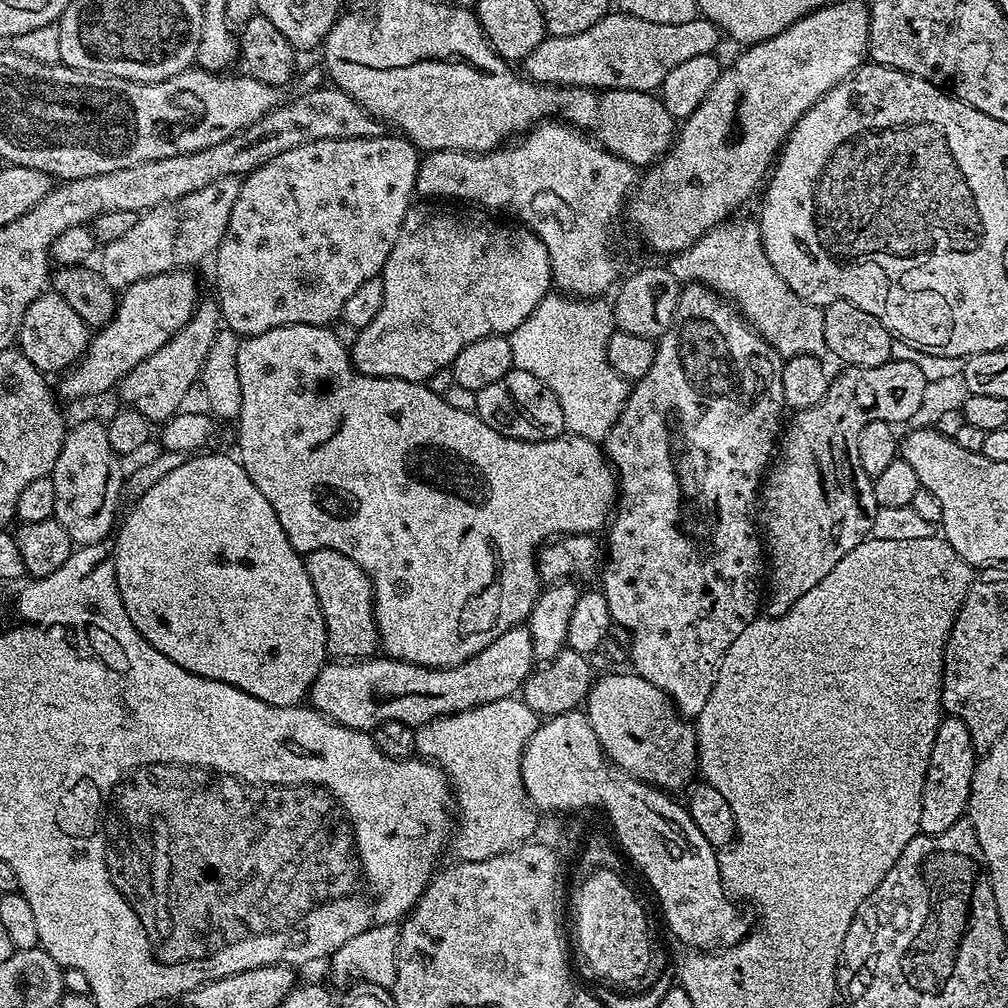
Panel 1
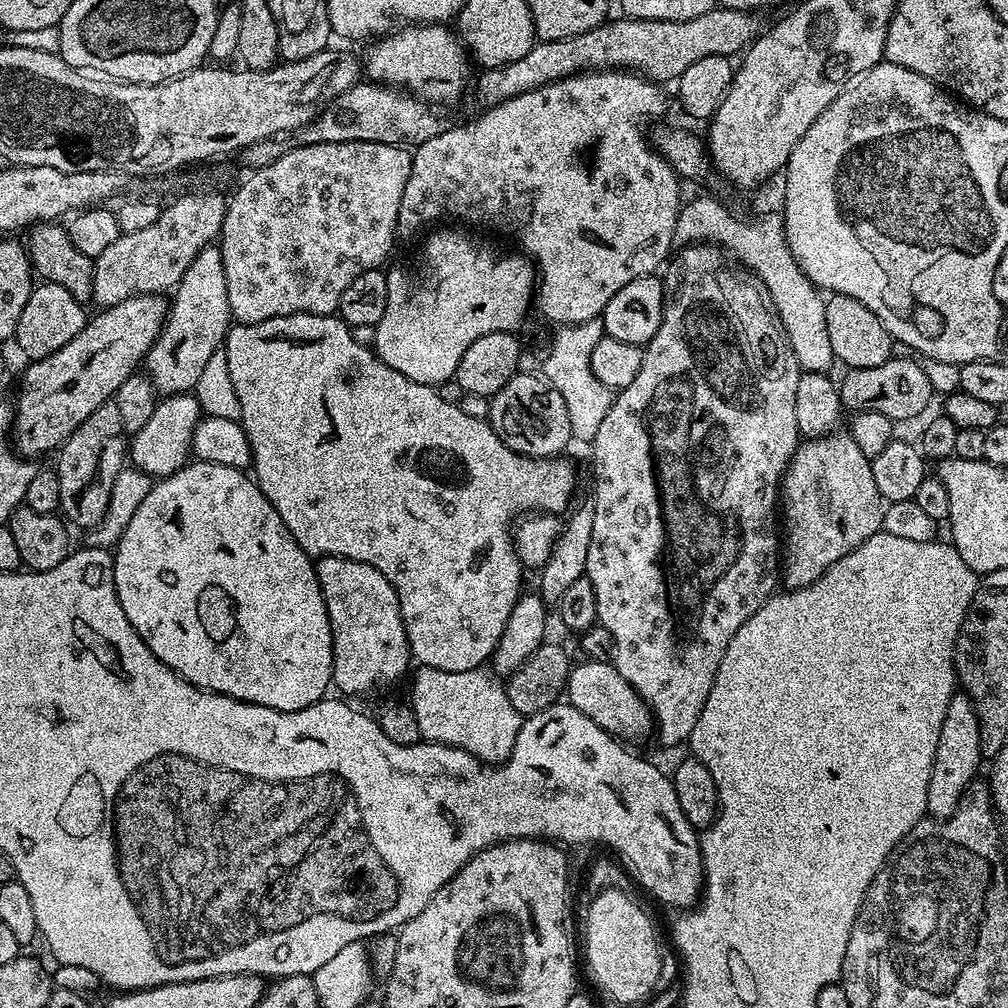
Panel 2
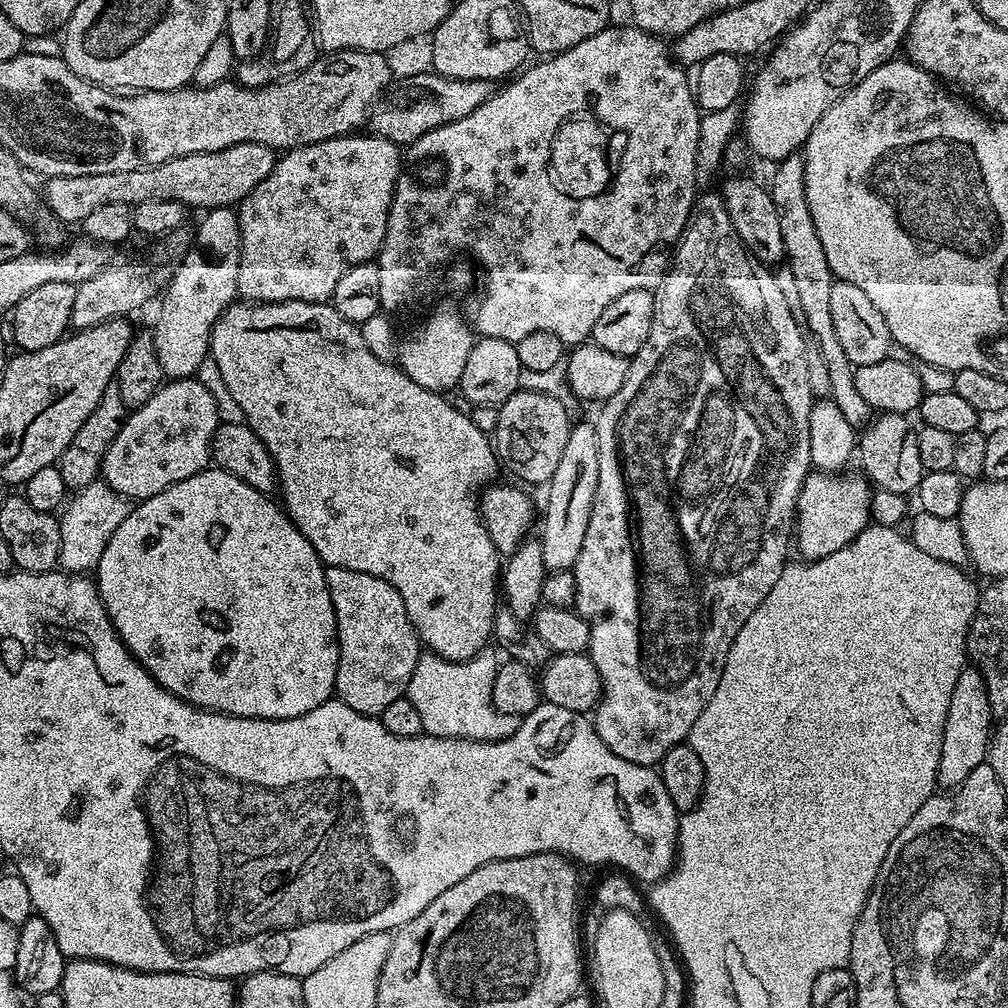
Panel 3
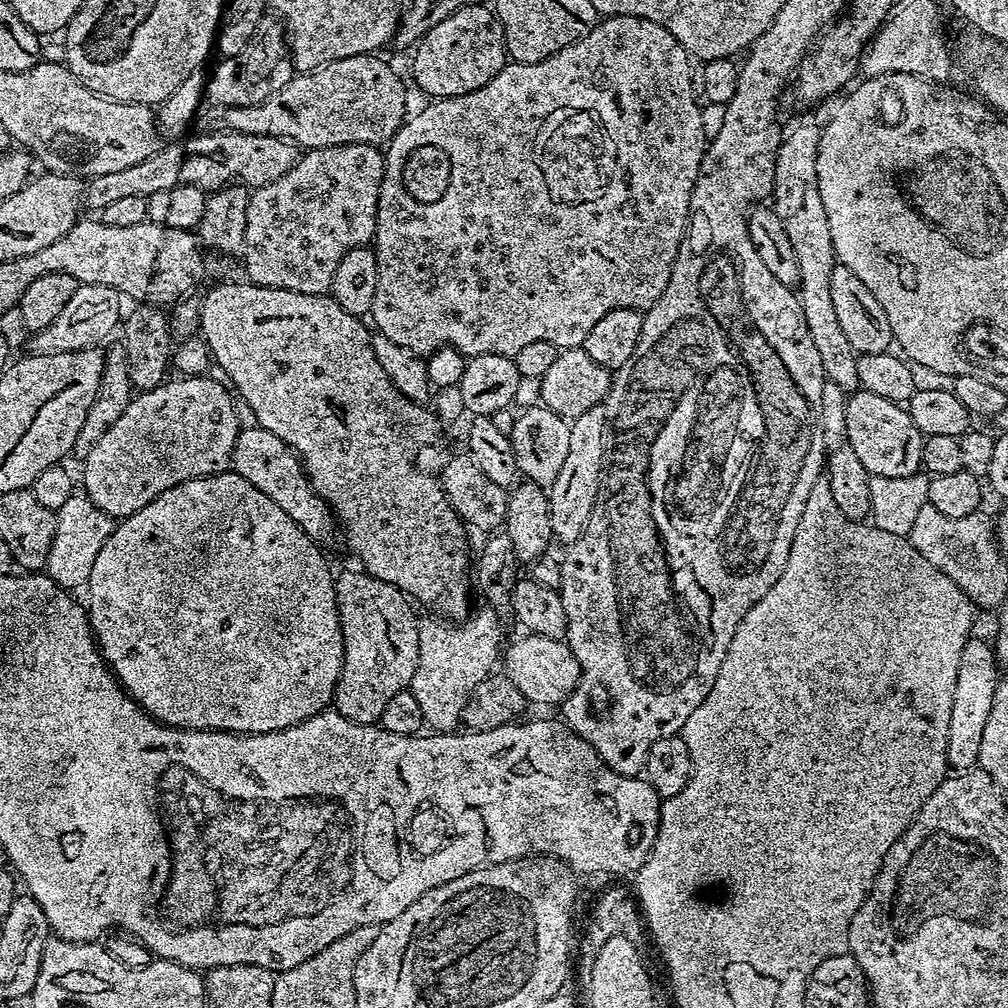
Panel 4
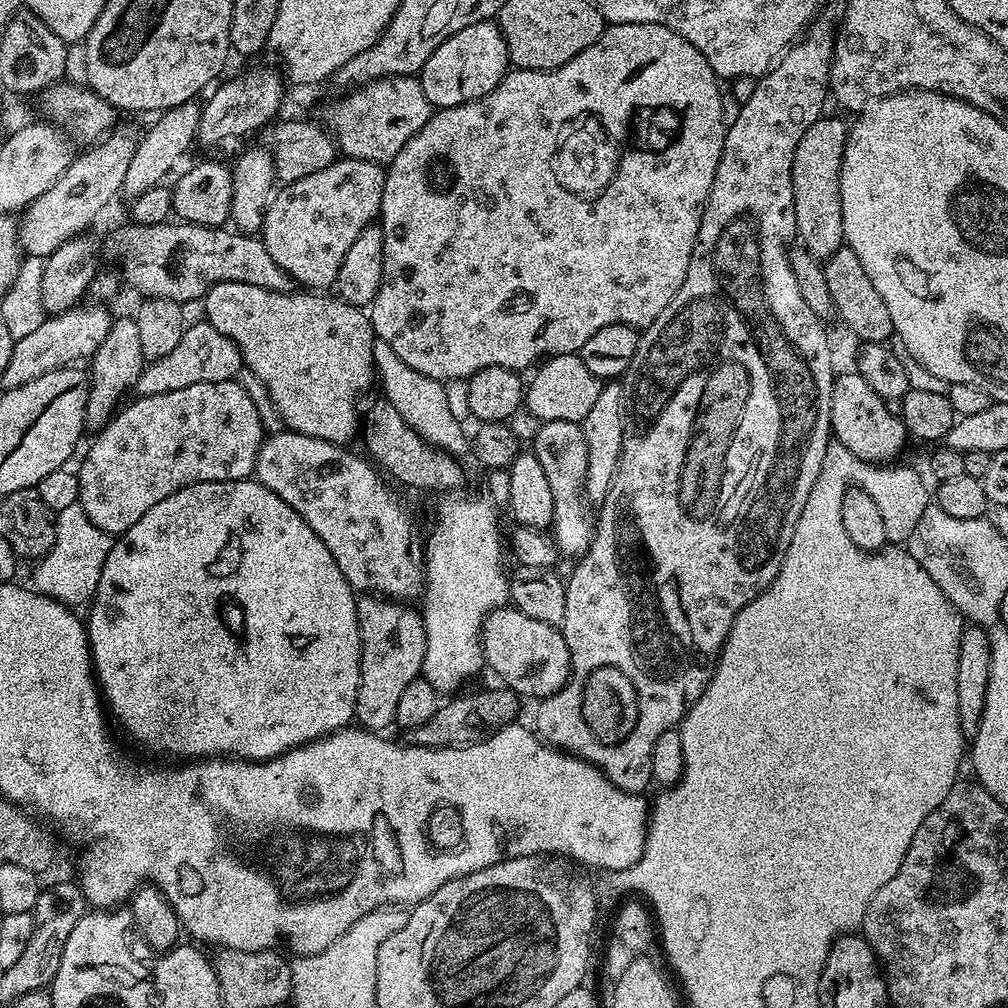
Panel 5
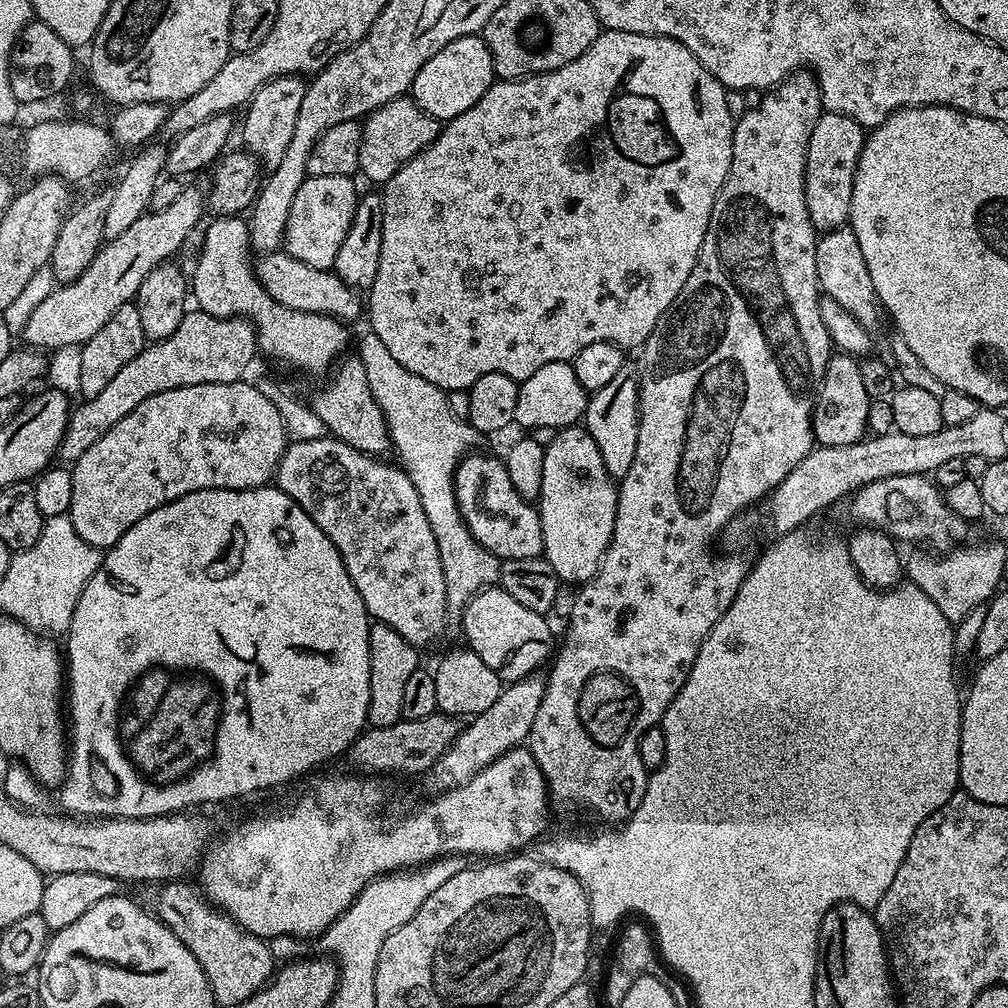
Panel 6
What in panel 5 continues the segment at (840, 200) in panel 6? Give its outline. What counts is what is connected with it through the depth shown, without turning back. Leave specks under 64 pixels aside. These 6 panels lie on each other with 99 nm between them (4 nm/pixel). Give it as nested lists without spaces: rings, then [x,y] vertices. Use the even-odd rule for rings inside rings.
[[[821,115],[819,120],[802,134],[802,142],[798,142],[798,150],[794,150],[792,163],[792,190],[794,194],[794,218],[796,219],[796,236],[801,240],[803,251],[809,252],[813,258],[821,262],[837,252],[844,244],[844,219],[842,218],[842,202],[840,201],[840,167],[842,154],[846,146],[849,125],[843,124],[836,116]]]

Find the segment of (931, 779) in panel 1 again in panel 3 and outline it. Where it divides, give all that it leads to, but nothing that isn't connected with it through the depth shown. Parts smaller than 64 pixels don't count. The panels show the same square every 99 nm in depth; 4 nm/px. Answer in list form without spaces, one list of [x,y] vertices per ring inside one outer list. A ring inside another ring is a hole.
[[[965,666],[958,674],[954,694],[950,694],[950,710],[946,710],[946,726],[942,734],[942,754],[938,758],[937,785],[951,790],[966,782],[974,766],[985,763],[990,737],[994,732],[994,717],[990,698],[986,694],[986,682],[975,666]]]

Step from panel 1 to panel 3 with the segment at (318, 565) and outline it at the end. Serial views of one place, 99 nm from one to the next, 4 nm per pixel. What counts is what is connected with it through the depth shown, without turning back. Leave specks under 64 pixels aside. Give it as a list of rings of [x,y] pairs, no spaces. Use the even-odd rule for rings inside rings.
[[[347,566],[329,567],[326,586],[330,590],[330,602],[334,602],[336,641],[340,647],[335,695],[346,706],[350,706],[350,710],[379,718],[390,702],[407,693],[410,674],[414,674],[414,666],[422,651],[420,638],[406,614],[406,602],[402,602],[402,594],[398,594],[390,582],[374,574],[362,574],[362,570],[350,570]]]

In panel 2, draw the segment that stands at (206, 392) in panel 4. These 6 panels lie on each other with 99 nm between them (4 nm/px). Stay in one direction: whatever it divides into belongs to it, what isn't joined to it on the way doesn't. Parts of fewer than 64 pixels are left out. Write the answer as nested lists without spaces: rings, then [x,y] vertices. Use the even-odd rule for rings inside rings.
[[[195,395],[164,396],[157,403],[150,422],[146,422],[146,426],[142,426],[142,430],[138,430],[131,437],[131,463],[153,478],[163,478],[174,474],[189,463],[194,430],[201,419],[202,411]]]

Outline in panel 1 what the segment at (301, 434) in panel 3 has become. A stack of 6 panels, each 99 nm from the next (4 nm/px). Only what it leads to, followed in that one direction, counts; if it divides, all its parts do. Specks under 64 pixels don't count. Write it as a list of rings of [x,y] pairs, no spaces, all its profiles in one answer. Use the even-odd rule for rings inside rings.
[[[287,324],[286,326],[278,326],[274,330],[266,330],[257,336],[241,339],[240,348],[237,350],[237,378],[242,390],[242,406],[238,417],[240,433],[236,436],[236,444],[240,447],[238,459],[241,466],[246,470],[246,474],[250,474],[250,482],[254,482],[254,486],[258,486],[258,490],[262,490],[266,502],[270,502],[270,506],[274,506],[274,514],[278,514],[278,522],[282,522],[282,530],[286,530],[286,538],[290,538],[290,542],[295,548],[303,549],[303,544],[305,544],[305,549],[308,552],[319,548],[338,550],[342,554],[346,554],[346,558],[350,558],[354,562],[358,562],[358,566],[362,566],[364,573],[372,580],[372,612],[376,616],[376,625],[380,631],[380,643],[383,651],[393,660],[405,660],[408,664],[417,664],[423,668],[452,668],[456,664],[466,662],[471,656],[478,655],[482,649],[490,646],[490,642],[494,642],[494,638],[498,638],[498,634],[506,634],[506,630],[523,625],[532,612],[537,596],[542,591],[542,581],[536,575],[536,558],[541,545],[549,538],[599,533],[599,528],[601,527],[601,531],[609,523],[610,513],[618,500],[618,477],[612,465],[609,464],[607,456],[604,455],[603,447],[597,441],[571,434],[561,434],[549,440],[515,440],[506,434],[498,434],[498,430],[490,430],[490,426],[486,426],[486,422],[482,422],[475,411],[456,410],[453,406],[448,405],[439,391],[436,393],[428,389],[427,383],[415,380],[389,380],[383,376],[363,376],[352,364],[349,349],[344,348],[342,342],[338,342],[335,331],[328,326]]]

